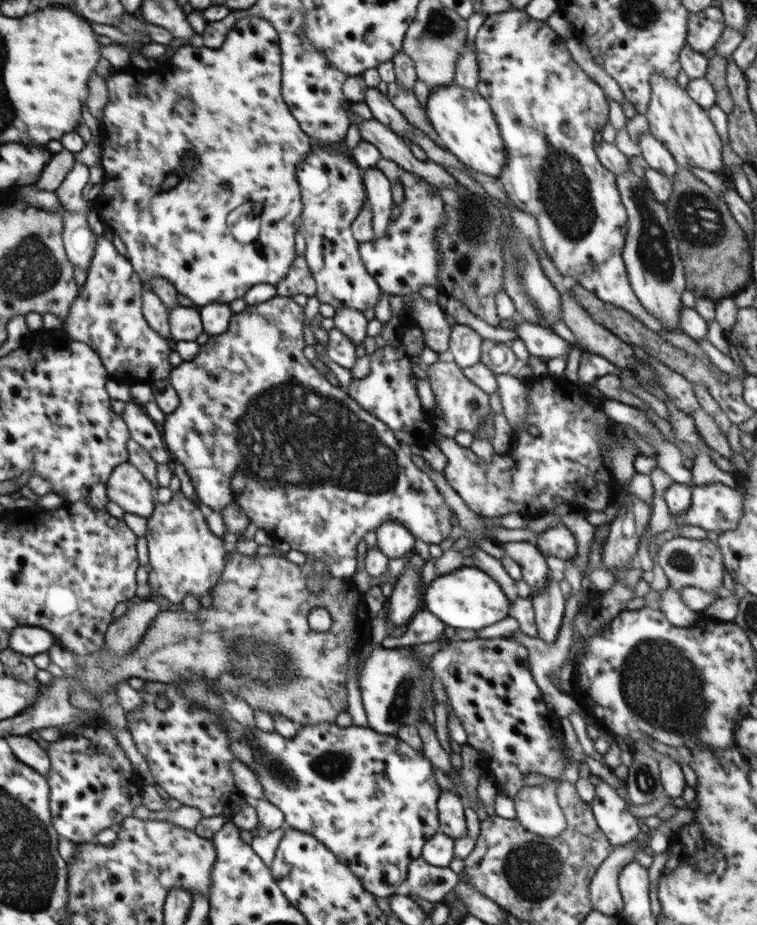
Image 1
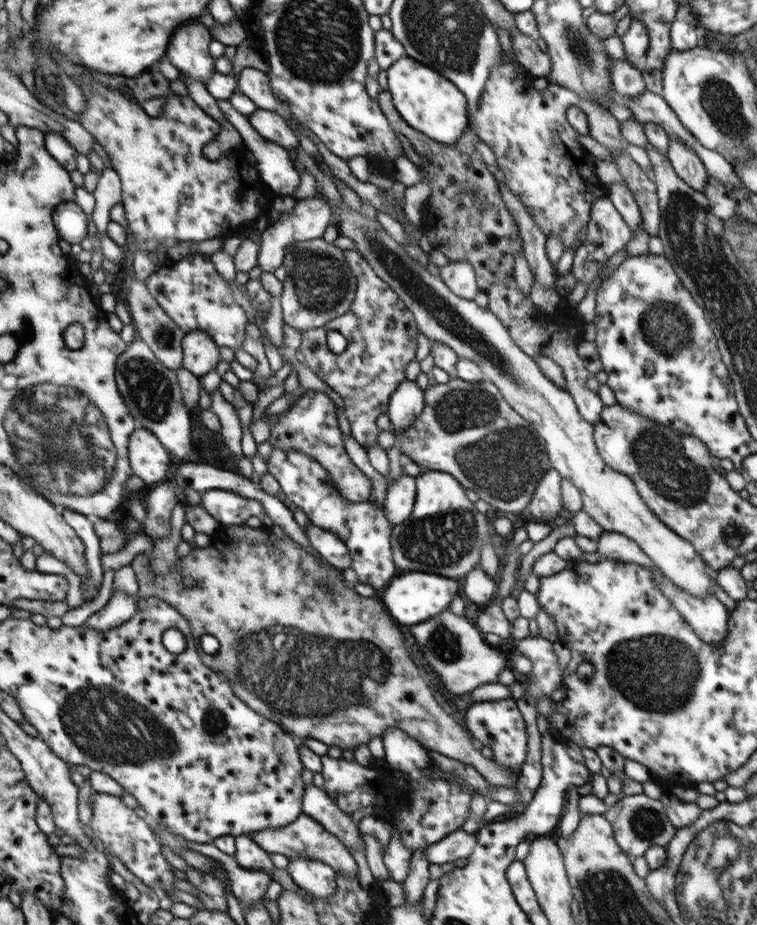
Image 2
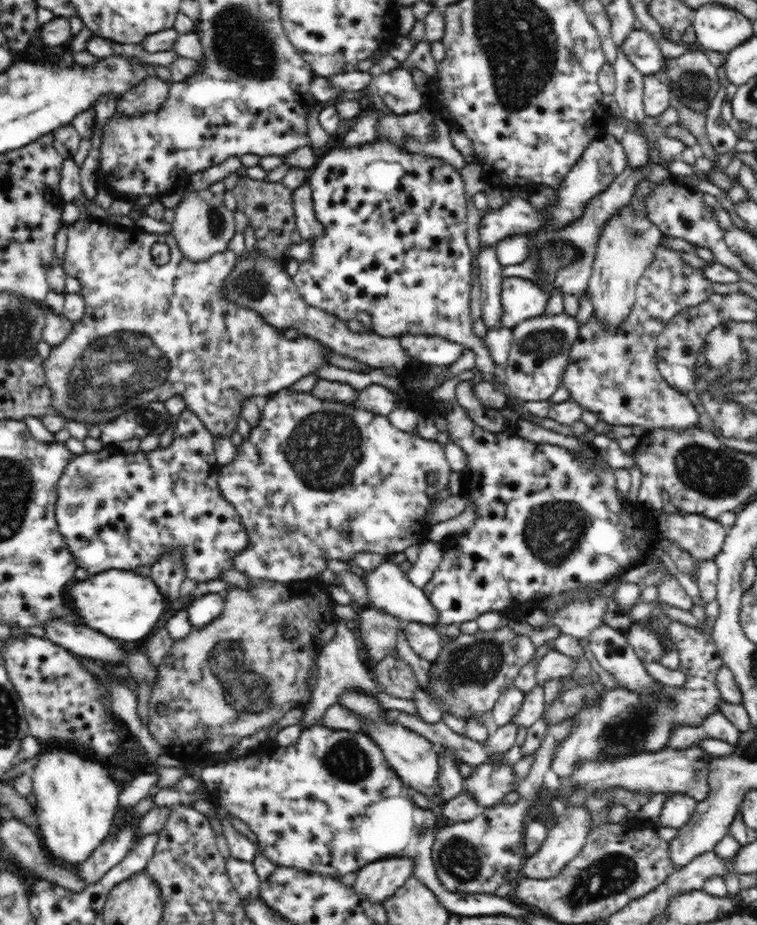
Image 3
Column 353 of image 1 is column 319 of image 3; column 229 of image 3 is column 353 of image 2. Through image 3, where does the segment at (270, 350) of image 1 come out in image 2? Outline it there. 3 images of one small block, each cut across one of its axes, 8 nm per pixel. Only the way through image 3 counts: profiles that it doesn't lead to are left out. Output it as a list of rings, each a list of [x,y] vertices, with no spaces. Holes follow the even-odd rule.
[[[306,390],[288,413],[282,412],[279,415],[279,422],[271,428],[269,442],[273,448],[298,450],[322,464],[344,499],[354,502],[368,501],[372,494],[372,481],[347,456],[334,405],[327,394]]]

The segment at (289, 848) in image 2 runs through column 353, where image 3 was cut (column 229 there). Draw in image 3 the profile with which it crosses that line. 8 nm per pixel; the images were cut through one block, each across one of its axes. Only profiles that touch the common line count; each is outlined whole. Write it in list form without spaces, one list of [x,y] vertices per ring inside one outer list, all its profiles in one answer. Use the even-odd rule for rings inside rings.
[[[230,857],[225,861],[228,877],[239,893],[242,902],[254,902],[262,900],[260,884],[262,881],[257,876],[254,866],[250,862]]]

